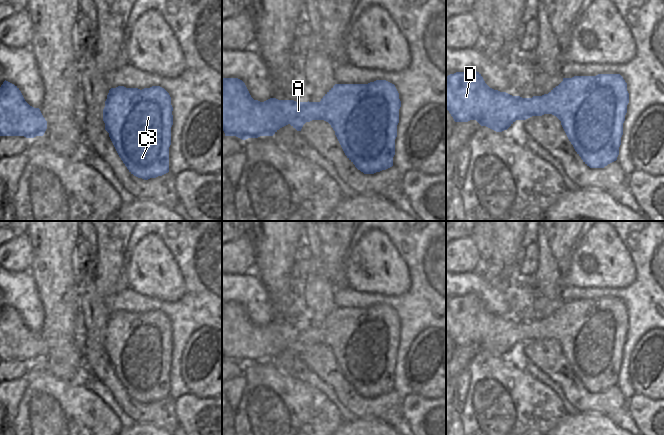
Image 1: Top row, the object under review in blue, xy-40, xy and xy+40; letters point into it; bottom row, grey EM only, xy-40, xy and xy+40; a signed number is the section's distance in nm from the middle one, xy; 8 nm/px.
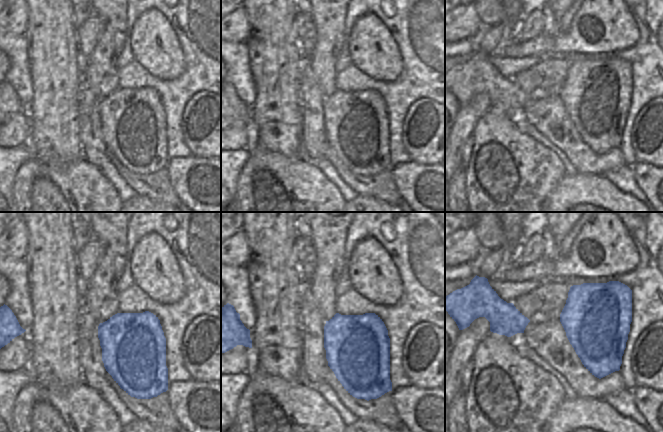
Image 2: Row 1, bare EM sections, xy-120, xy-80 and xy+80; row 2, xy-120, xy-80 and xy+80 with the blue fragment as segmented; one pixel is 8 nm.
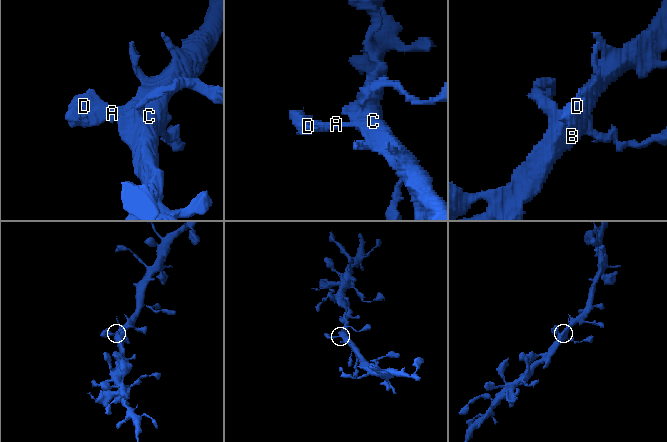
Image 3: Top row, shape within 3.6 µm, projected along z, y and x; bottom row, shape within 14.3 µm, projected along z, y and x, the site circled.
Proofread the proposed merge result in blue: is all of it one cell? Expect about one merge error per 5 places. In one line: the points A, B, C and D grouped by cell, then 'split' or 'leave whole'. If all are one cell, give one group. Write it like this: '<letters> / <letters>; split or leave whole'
A B C D; leave whole

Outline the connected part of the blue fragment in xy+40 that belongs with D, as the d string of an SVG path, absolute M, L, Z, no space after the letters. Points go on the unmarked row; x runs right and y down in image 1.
M476 294L456 296L446 301L446 333L455 346L476 344L481 350L486 350L496 356L502 356L507 354L516 344L526 344L532 340L552 338L561 345L561 349L575 375L590 392L604 392L617 384L628 327L627 307L620 298L563 302L563 305L548 318L533 320L532 322L512 320L506 316L492 313Z

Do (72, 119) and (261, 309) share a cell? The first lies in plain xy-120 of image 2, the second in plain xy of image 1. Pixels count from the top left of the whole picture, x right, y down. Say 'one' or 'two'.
two

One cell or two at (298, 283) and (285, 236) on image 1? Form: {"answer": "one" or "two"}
{"answer": "two"}

